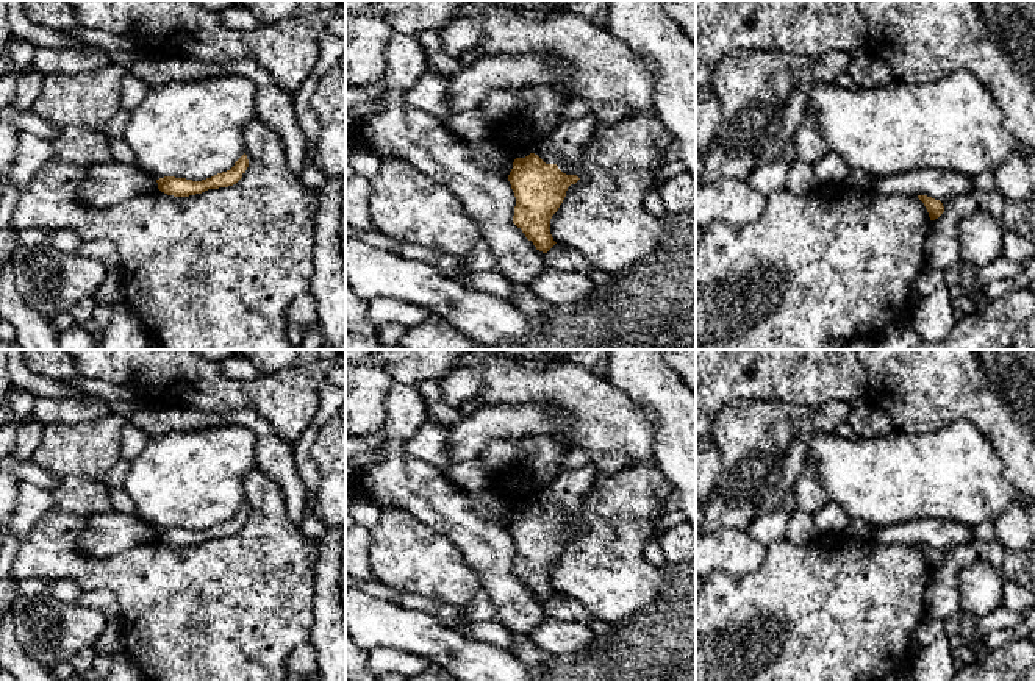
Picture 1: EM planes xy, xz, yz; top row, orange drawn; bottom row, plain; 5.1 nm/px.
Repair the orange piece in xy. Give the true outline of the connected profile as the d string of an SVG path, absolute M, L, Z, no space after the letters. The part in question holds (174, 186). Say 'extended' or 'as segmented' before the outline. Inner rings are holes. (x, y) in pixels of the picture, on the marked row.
as segmented; M244 153L235 166L222 173L217 173L211 178L202 181L192 181L186 178L164 176L156 180L158 189L167 195L174 197L189 197L195 194L202 194L208 189L228 187L236 184L249 167L247 155Z

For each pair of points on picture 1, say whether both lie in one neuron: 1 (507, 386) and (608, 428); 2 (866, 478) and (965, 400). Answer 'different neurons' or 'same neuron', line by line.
1: same neuron
2: different neurons

